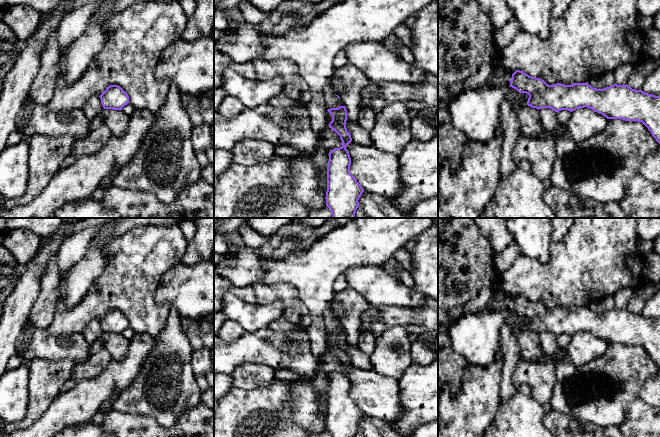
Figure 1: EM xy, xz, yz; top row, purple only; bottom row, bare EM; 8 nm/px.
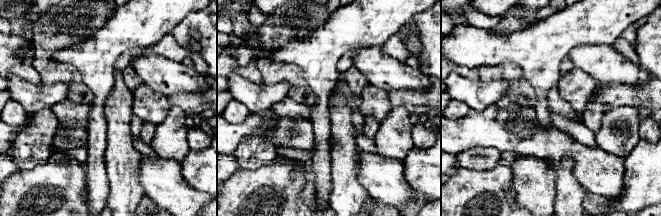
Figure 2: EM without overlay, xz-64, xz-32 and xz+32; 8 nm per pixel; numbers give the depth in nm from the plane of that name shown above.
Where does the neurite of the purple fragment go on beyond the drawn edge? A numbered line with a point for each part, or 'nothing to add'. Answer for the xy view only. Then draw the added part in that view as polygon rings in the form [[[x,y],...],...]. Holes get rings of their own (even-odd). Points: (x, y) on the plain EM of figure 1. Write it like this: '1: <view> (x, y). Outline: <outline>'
nothing to add

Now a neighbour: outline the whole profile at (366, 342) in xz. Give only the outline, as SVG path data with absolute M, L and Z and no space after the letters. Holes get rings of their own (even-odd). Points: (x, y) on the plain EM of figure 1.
M370 330L359 331L358 347L368 356L374 351L375 337Z

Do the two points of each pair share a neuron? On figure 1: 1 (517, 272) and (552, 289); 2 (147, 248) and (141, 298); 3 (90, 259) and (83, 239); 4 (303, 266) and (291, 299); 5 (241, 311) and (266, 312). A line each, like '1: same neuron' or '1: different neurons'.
1: same neuron
2: same neuron
3: different neurons
4: different neurons
5: same neuron

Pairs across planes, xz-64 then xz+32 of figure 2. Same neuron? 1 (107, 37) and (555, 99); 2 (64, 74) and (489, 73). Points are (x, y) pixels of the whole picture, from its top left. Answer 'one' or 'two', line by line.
1: two
2: one

